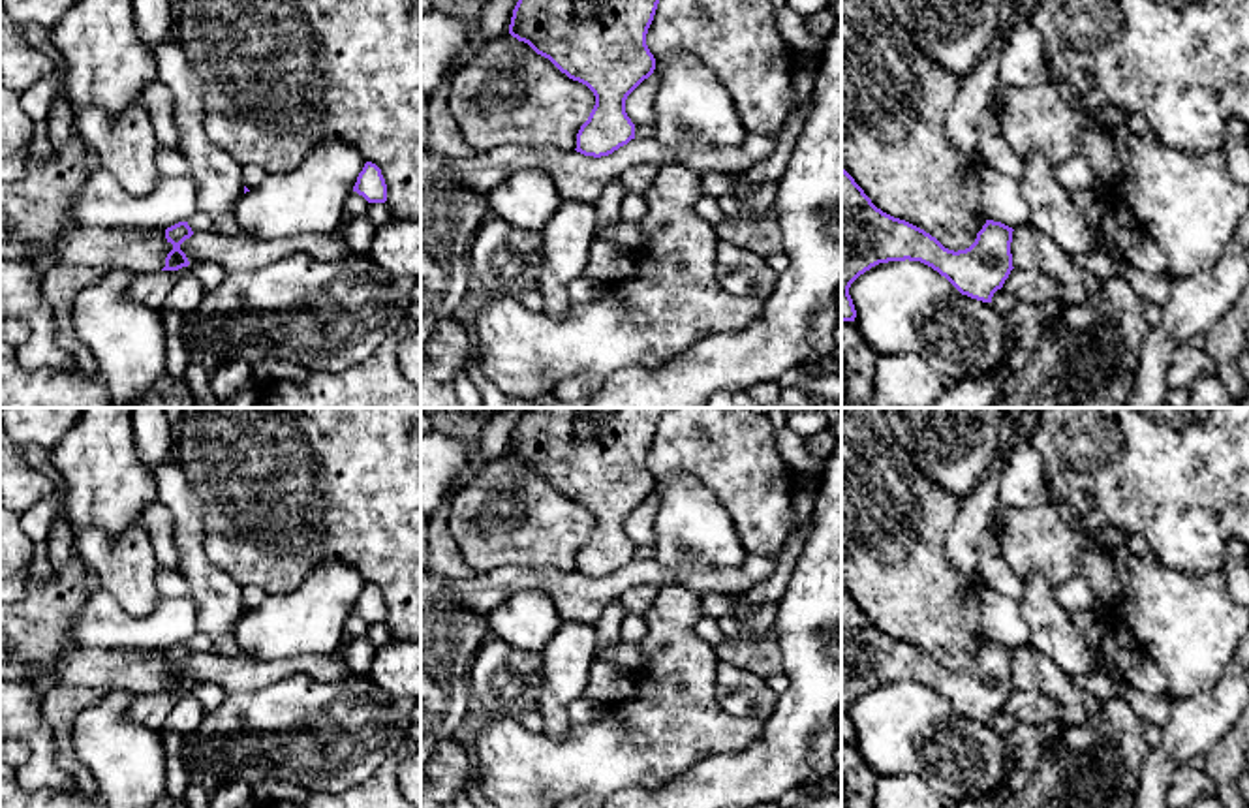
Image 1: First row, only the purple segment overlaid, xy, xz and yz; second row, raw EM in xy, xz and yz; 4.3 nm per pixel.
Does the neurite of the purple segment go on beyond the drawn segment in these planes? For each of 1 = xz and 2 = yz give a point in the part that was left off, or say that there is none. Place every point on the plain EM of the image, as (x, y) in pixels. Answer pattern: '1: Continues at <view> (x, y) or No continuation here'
1: No continuation here
2: No continuation here

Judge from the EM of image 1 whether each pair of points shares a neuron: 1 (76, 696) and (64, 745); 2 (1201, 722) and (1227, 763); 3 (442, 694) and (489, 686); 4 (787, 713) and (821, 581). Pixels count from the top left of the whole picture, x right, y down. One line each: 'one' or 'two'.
1: one
2: two
3: two
4: one

